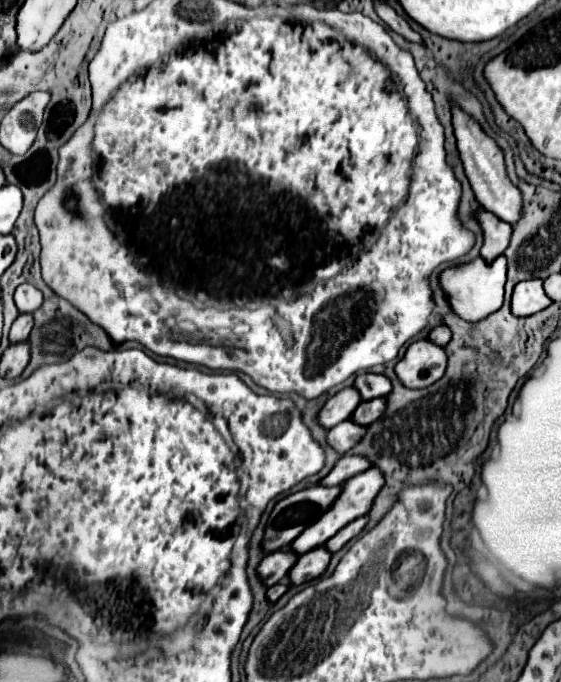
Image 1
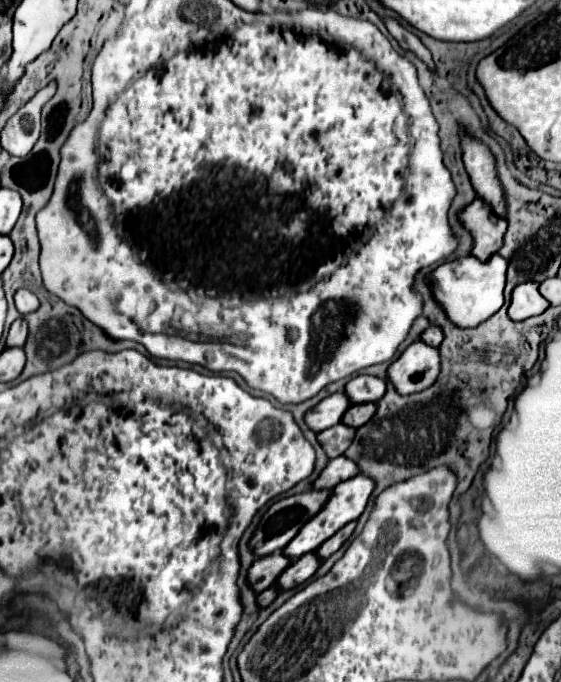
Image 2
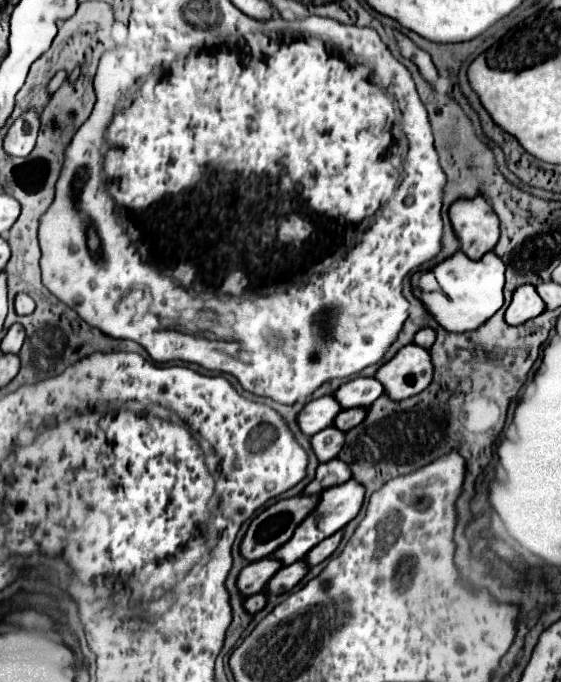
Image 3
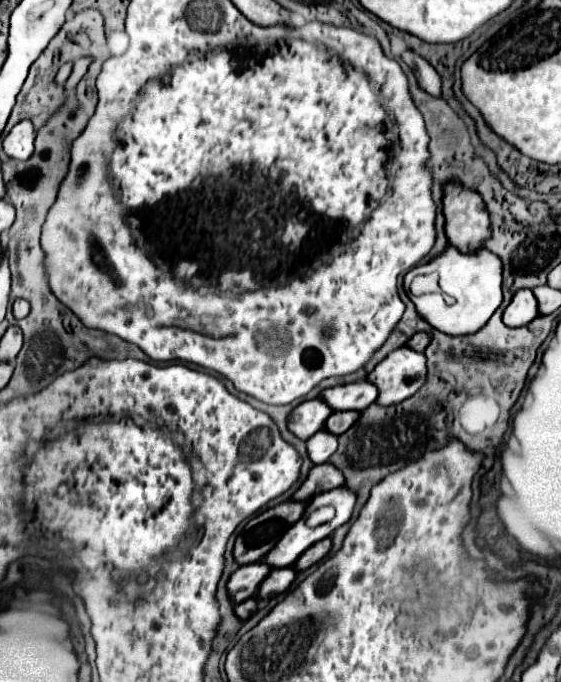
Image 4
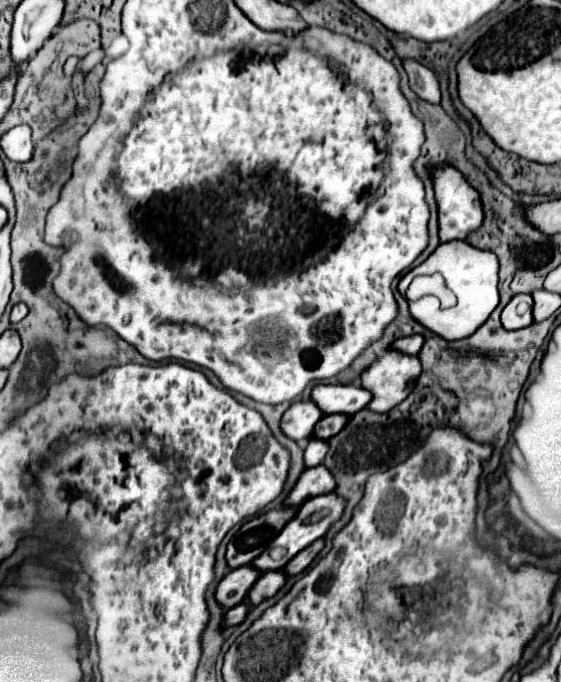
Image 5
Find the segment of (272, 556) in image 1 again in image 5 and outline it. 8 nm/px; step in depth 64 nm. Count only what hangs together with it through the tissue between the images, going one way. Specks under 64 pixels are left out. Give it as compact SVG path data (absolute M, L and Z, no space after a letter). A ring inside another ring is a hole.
M242 566L236 570L230 570L224 580L218 584L216 590L216 598L218 602L228 610L240 602L244 602L248 598L248 592L252 588L252 584L256 584L256 580L262 576L262 572L258 572L258 568L250 568L250 566Z

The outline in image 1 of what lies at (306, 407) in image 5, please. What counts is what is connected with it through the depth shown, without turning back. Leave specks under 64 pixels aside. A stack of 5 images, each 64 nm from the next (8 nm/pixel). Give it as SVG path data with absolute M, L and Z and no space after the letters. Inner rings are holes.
M344 388L336 396L332 396L324 408L320 410L320 424L326 428L332 428L344 420L350 420L354 410L362 404L362 396L356 388Z

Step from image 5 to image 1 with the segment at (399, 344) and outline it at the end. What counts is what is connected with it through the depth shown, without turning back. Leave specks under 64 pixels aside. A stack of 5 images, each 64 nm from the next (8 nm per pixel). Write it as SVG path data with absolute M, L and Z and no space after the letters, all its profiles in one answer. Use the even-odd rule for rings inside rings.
M438 326L438 328L434 328L434 330L430 332L428 340L432 340L432 342L438 344L438 346L446 346L446 344L452 340L452 332L450 332L448 326Z

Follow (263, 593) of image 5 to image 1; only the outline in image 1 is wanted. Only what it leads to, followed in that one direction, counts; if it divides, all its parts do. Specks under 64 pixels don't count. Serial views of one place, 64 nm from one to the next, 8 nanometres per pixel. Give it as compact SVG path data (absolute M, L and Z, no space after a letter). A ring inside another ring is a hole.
M320 546L316 550L312 550L312 552L306 552L306 554L298 556L294 568L288 574L290 584L298 586L298 584L312 582L312 580L320 578L326 572L330 560L332 560L332 552L328 552L326 546Z

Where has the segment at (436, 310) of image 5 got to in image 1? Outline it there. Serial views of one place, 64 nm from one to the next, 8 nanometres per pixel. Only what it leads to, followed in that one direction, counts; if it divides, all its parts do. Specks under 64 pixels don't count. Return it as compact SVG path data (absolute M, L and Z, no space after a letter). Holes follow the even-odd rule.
M498 256L494 262L486 262L484 258L476 258L466 266L448 268L440 274L440 284L448 294L448 300L454 312L464 320L482 320L484 316L496 312L502 306L504 284L506 284L506 256Z

